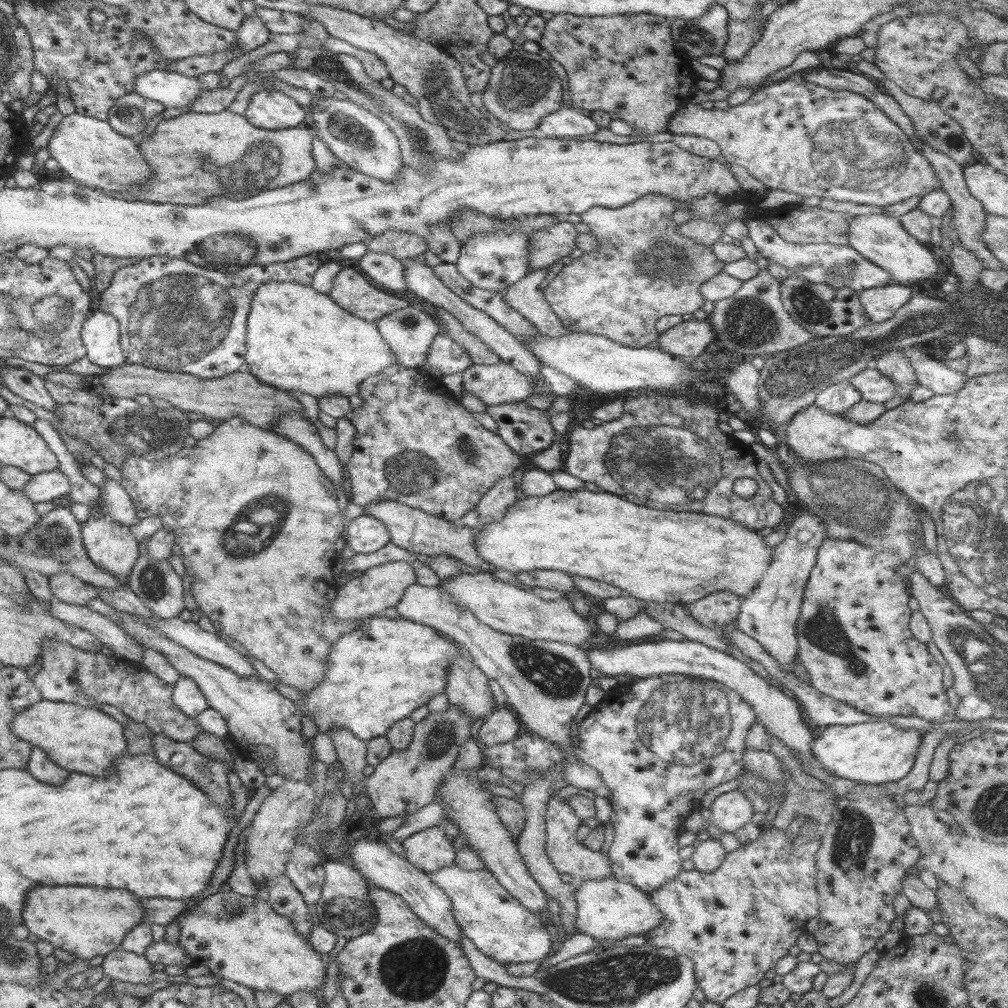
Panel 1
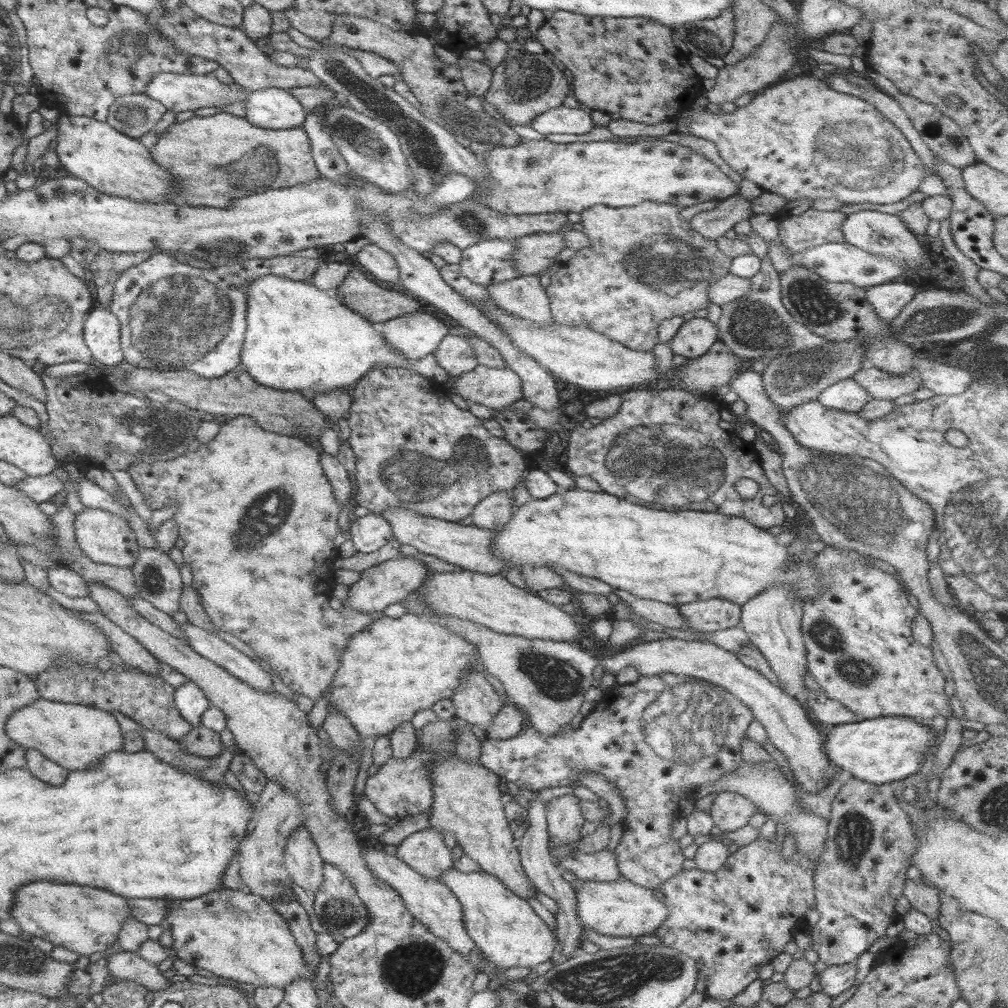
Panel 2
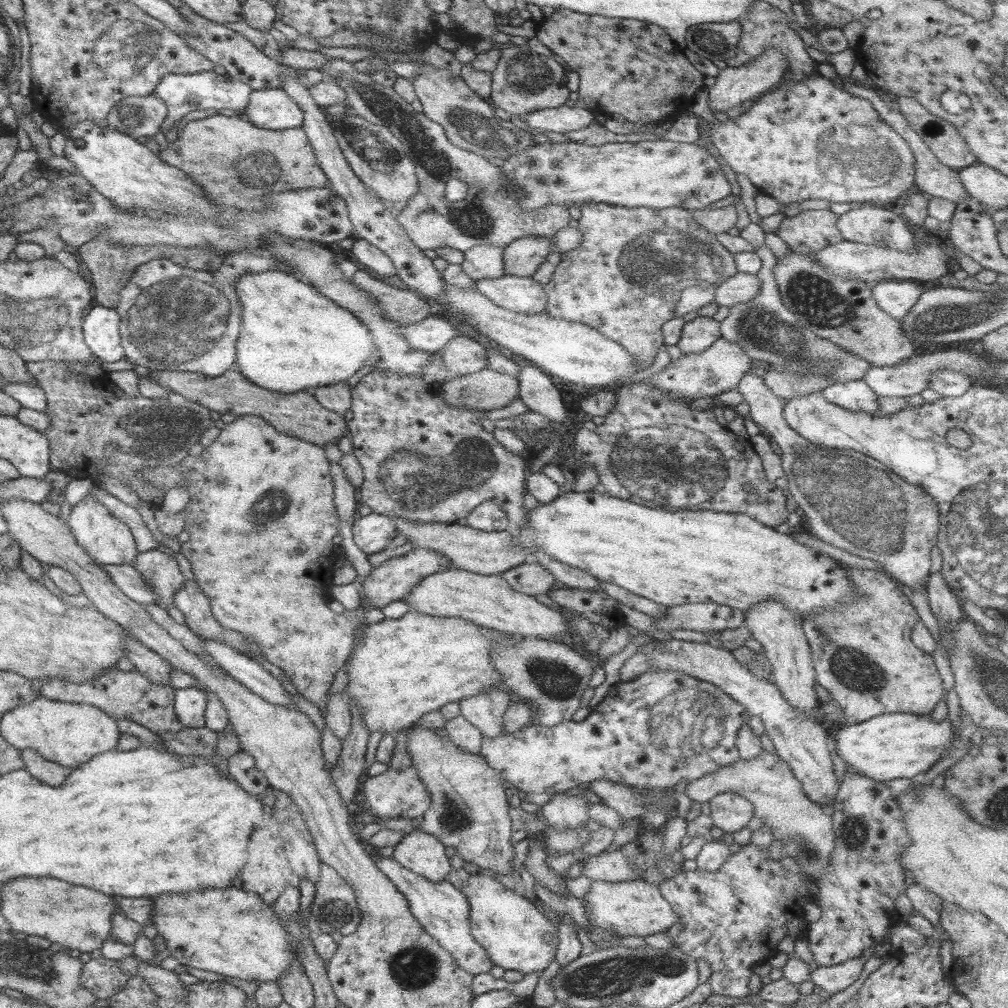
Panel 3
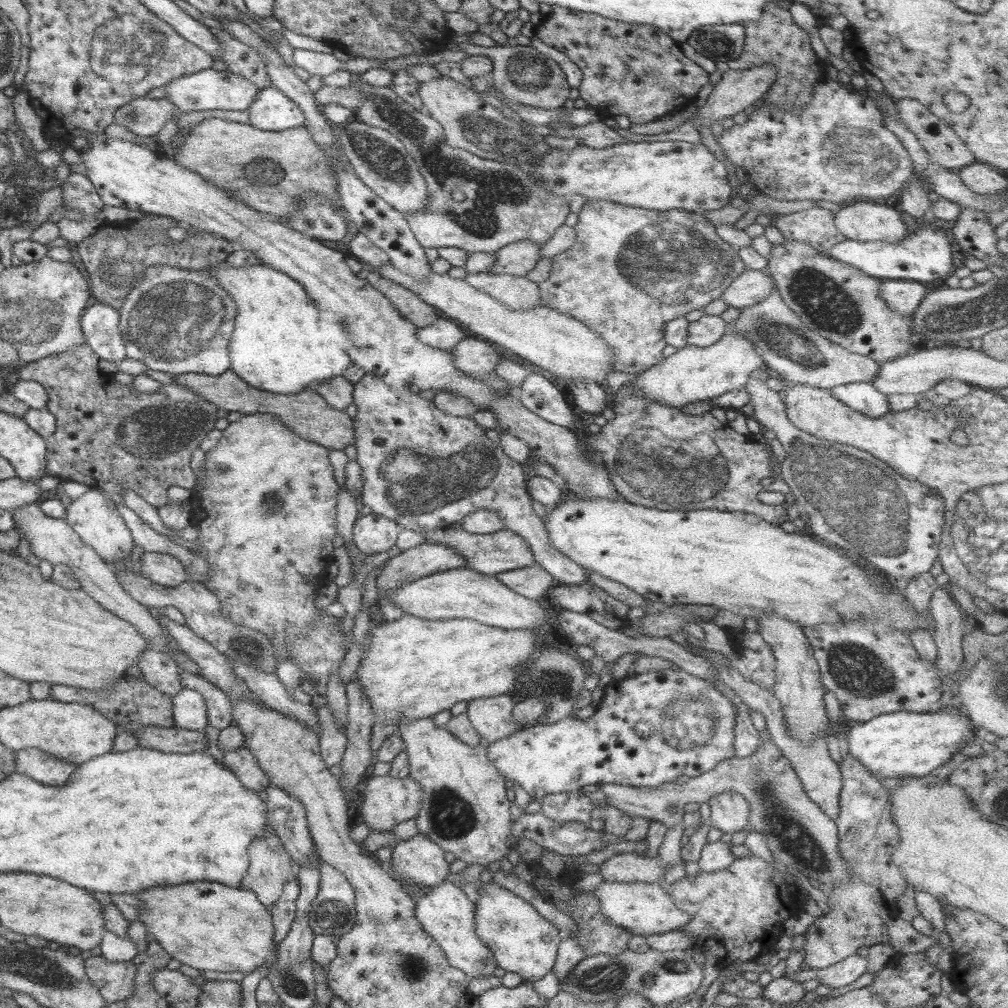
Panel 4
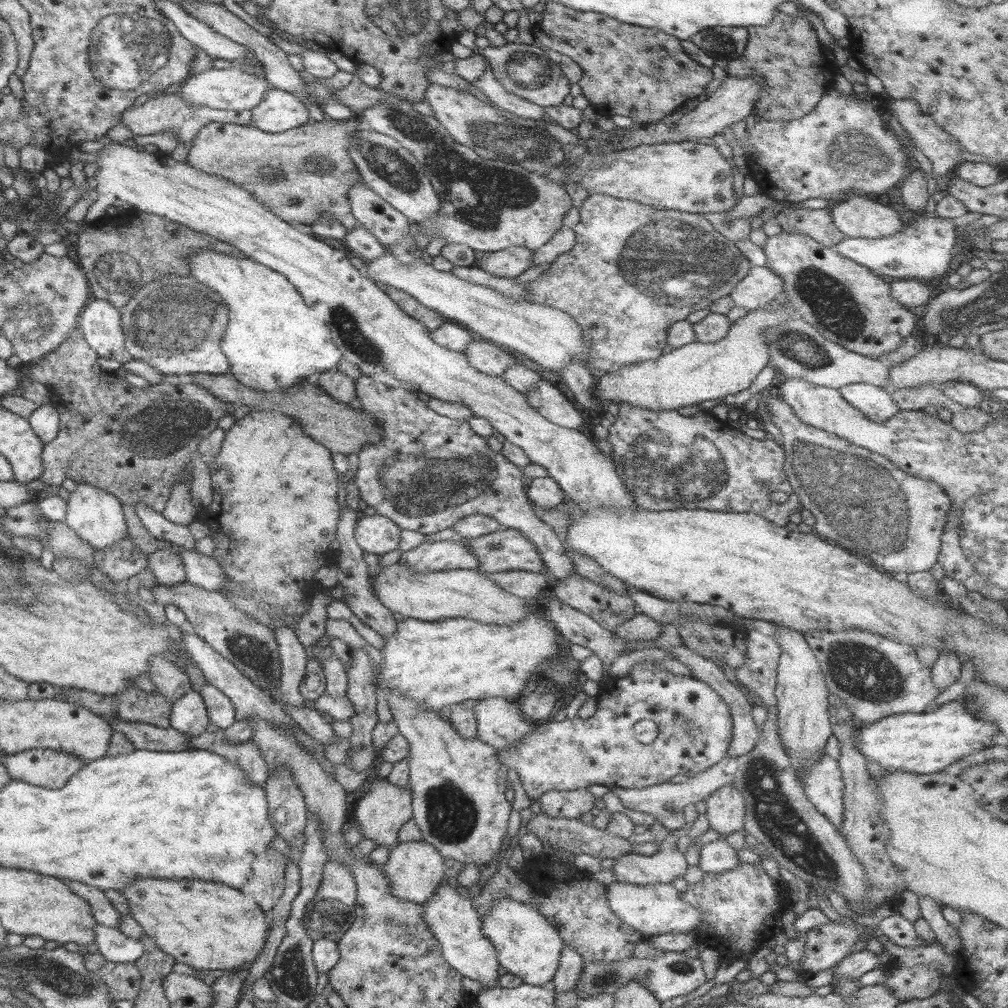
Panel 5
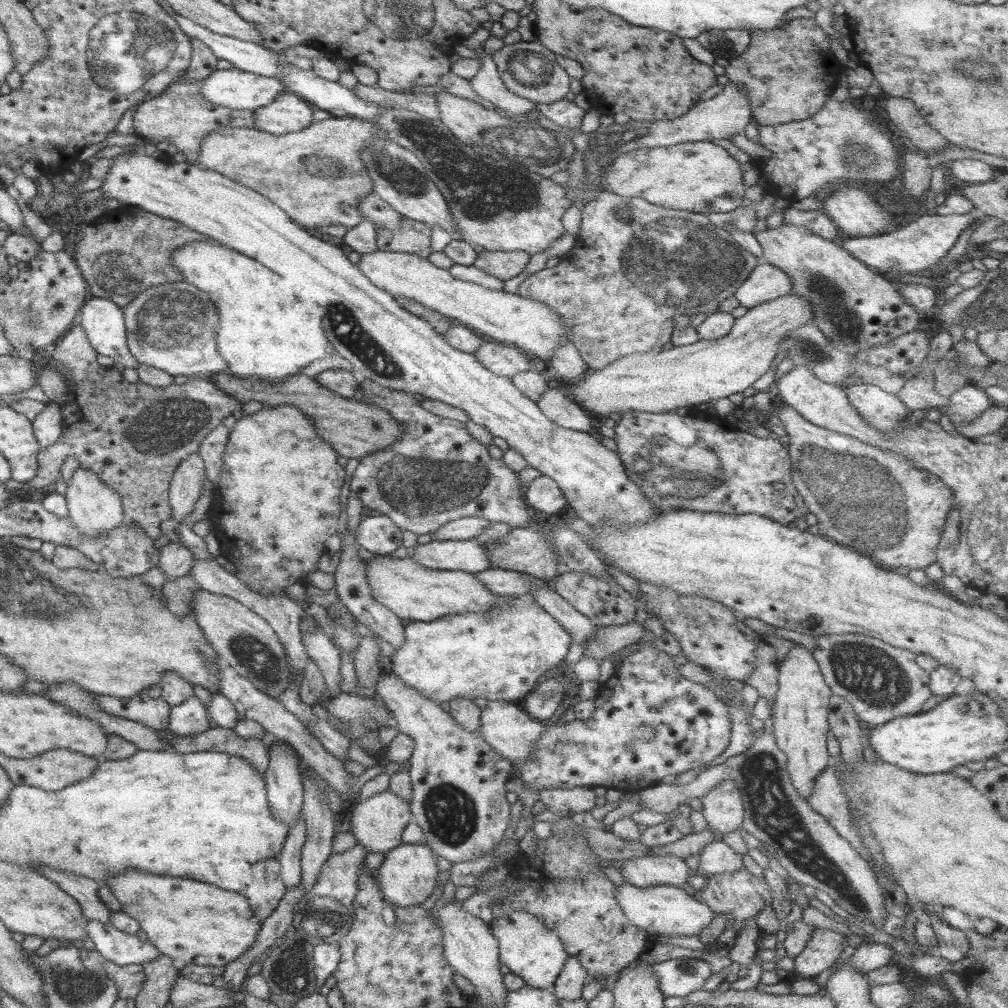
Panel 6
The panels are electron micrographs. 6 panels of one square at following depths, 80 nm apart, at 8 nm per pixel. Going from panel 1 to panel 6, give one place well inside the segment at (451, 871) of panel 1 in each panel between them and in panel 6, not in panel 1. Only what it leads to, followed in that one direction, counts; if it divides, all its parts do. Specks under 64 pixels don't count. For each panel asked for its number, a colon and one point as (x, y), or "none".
2: (504, 927)
3: (516, 936)
4: (522, 941)
5: (527, 945)
6: (527, 947)

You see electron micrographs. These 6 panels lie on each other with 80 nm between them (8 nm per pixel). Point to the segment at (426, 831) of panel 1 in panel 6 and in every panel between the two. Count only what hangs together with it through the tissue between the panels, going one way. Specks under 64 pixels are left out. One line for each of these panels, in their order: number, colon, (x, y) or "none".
2: (424, 850)
3: (418, 851)
4: (417, 861)
5: (414, 869)
6: (407, 876)

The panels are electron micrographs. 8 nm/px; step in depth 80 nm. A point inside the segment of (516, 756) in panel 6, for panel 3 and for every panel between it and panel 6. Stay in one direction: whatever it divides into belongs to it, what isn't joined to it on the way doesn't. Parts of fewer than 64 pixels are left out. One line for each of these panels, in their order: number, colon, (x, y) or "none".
3: (485, 711)
4: (492, 718)
5: (500, 723)

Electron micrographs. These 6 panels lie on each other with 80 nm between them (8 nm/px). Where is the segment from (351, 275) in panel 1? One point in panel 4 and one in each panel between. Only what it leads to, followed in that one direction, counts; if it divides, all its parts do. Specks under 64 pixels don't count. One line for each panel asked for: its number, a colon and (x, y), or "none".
2: (363, 296)
3: (403, 306)
4: (409, 305)

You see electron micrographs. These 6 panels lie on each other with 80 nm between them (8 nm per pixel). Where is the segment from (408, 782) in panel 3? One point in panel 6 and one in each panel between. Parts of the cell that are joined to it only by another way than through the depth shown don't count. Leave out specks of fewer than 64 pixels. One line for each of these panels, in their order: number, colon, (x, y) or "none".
4: (388, 801)
5: (380, 814)
6: (378, 823)

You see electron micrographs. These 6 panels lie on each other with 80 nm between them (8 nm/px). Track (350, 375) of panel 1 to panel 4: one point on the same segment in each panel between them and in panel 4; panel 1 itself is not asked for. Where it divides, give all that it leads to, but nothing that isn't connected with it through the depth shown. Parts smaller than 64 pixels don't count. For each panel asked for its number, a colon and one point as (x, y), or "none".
2: (298, 338)
3: (292, 338)
4: (283, 341)

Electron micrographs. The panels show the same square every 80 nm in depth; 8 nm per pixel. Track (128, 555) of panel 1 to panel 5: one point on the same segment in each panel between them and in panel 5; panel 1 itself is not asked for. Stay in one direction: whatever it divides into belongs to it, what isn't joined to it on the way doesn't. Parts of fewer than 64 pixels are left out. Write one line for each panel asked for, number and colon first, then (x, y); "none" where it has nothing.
2: (105, 538)
3: (108, 540)
4: (94, 518)
5: (97, 518)

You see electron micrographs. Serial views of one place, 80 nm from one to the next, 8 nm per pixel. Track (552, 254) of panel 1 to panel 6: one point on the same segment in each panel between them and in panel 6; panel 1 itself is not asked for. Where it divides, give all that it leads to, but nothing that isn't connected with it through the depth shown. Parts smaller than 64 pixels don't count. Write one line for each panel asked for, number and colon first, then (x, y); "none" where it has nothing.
2: (535, 253)
3: (522, 257)
4: (519, 258)
5: (509, 263)
6: (503, 265)

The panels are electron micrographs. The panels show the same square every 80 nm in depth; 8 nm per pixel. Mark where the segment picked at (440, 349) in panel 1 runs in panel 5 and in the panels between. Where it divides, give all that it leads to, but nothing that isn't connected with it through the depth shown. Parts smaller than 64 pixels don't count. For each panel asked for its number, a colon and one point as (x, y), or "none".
2: (455, 354)
3: (463, 355)
4: (473, 356)
5: (484, 356)

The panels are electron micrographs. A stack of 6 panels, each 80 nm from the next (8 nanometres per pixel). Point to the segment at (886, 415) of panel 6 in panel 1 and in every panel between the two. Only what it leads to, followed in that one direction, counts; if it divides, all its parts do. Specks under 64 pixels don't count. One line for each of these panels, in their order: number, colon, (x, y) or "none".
1: (838, 398)
2: (847, 394)
3: (855, 395)
4: (862, 396)
5: (874, 402)

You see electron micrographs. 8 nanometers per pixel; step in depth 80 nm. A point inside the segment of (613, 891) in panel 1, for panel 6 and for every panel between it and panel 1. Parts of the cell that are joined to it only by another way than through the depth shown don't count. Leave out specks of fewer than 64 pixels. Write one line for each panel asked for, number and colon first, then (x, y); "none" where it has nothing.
2: (620, 908)
3: (633, 908)
4: (644, 909)
5: (654, 909)
6: (660, 910)

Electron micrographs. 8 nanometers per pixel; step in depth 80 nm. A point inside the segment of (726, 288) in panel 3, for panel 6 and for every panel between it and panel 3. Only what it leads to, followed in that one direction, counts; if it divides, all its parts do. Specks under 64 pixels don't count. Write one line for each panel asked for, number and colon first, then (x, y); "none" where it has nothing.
4: (752, 286)
5: (761, 285)
6: (766, 282)

